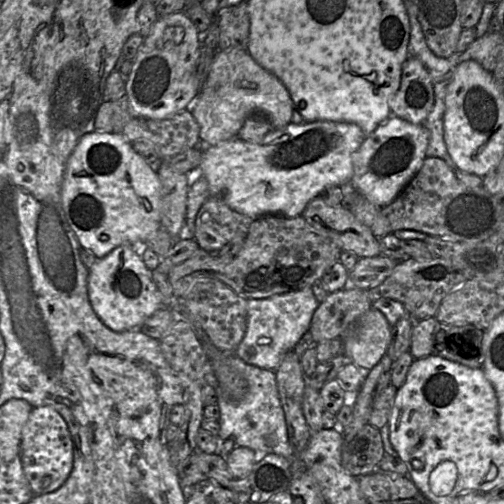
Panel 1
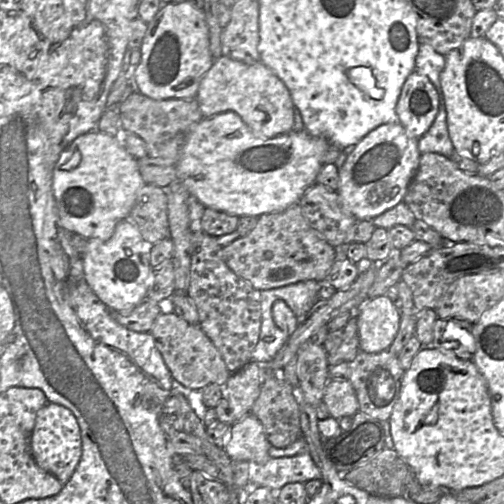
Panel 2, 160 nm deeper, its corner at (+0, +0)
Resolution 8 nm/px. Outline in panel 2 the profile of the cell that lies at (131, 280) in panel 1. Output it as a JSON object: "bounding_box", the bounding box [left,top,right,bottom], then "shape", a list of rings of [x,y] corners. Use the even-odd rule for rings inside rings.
{"bounding_box":[82,218,152,312],"shape":[[[127,218],[115,227],[113,235],[106,241],[87,239],[87,247],[82,256],[86,282],[98,299],[113,312],[130,312],[146,299],[150,284],[152,268],[149,264],[151,244],[144,241],[138,228]]]}

